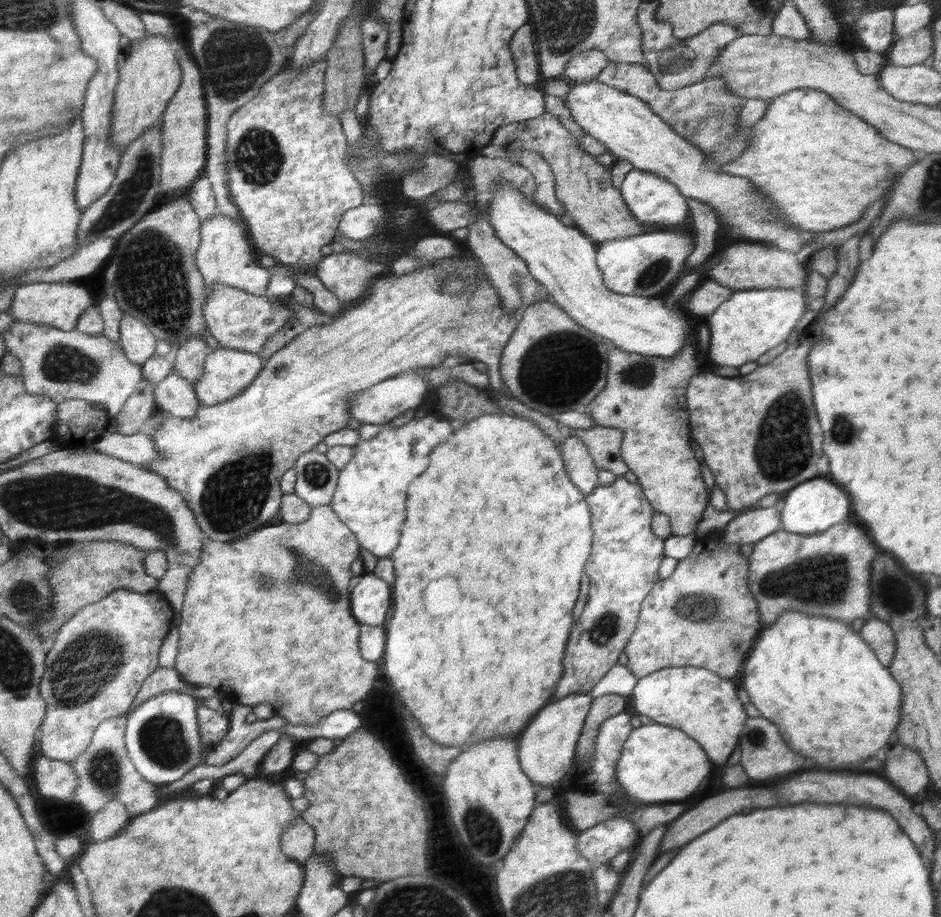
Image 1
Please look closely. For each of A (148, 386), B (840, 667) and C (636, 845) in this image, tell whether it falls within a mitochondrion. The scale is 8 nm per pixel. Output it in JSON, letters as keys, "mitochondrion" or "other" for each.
{"A":"other","B":"other","C":"other"}

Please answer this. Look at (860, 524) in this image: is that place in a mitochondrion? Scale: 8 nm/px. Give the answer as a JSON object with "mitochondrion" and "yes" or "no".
{"mitochondrion":"no"}

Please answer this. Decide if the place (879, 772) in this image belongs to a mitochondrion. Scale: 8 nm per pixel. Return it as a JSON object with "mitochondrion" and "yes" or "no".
{"mitochondrion":"no"}

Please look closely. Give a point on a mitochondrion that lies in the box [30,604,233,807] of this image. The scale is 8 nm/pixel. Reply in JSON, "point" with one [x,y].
{"point":[81,668]}

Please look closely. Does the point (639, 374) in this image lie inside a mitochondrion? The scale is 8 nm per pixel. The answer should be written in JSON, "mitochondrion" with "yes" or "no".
{"mitochondrion":"yes"}

